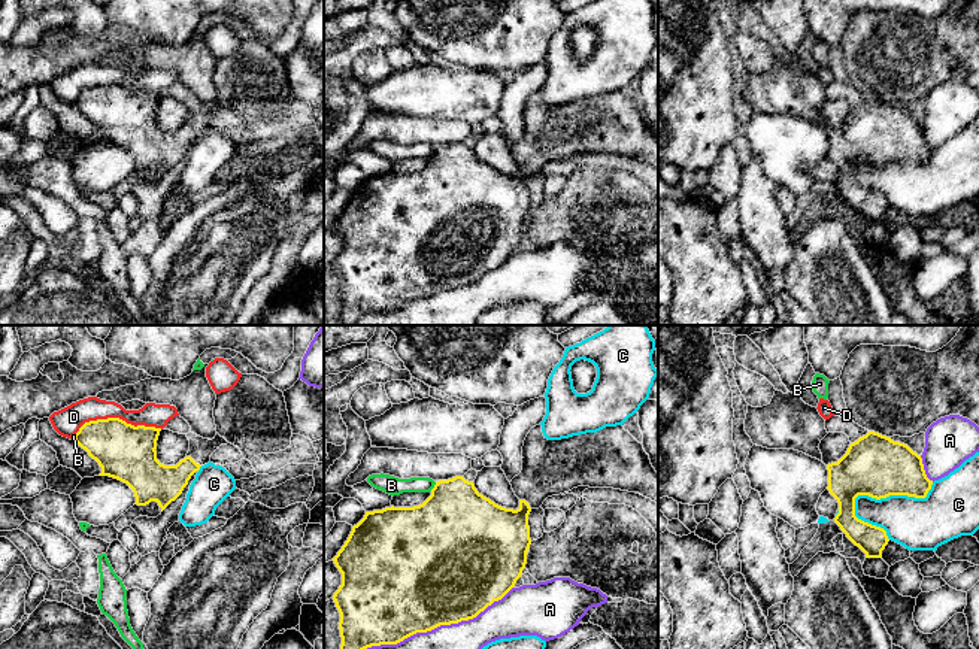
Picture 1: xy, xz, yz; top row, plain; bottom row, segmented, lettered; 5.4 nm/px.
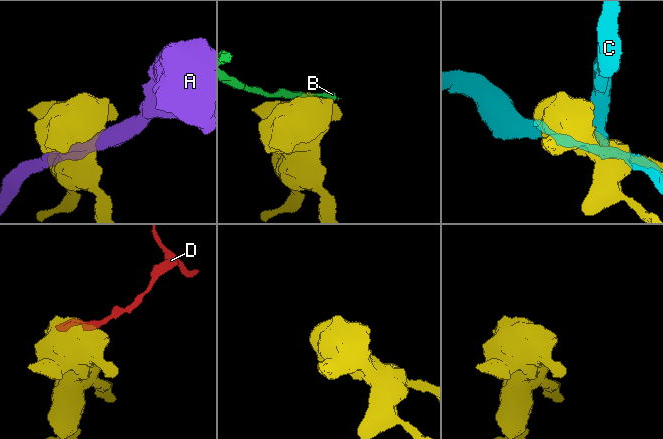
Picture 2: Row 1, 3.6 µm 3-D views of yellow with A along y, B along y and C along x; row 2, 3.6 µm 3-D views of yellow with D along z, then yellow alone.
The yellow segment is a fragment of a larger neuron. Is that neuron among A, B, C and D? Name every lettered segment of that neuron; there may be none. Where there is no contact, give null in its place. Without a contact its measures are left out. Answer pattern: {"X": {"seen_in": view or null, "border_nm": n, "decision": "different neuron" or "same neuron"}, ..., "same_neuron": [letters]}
{"A": {"seen_in": "xz", "border_nm": 950, "decision": "different neuron"}, "B": {"seen_in": "xz", "border_nm": 60, "decision": "different neuron"}, "C": {"seen_in": "yz", "border_nm": 460, "decision": "different neuron"}, "D": {"seen_in": "xy", "border_nm": 480, "decision": "different neuron"}, "same_neuron": []}

